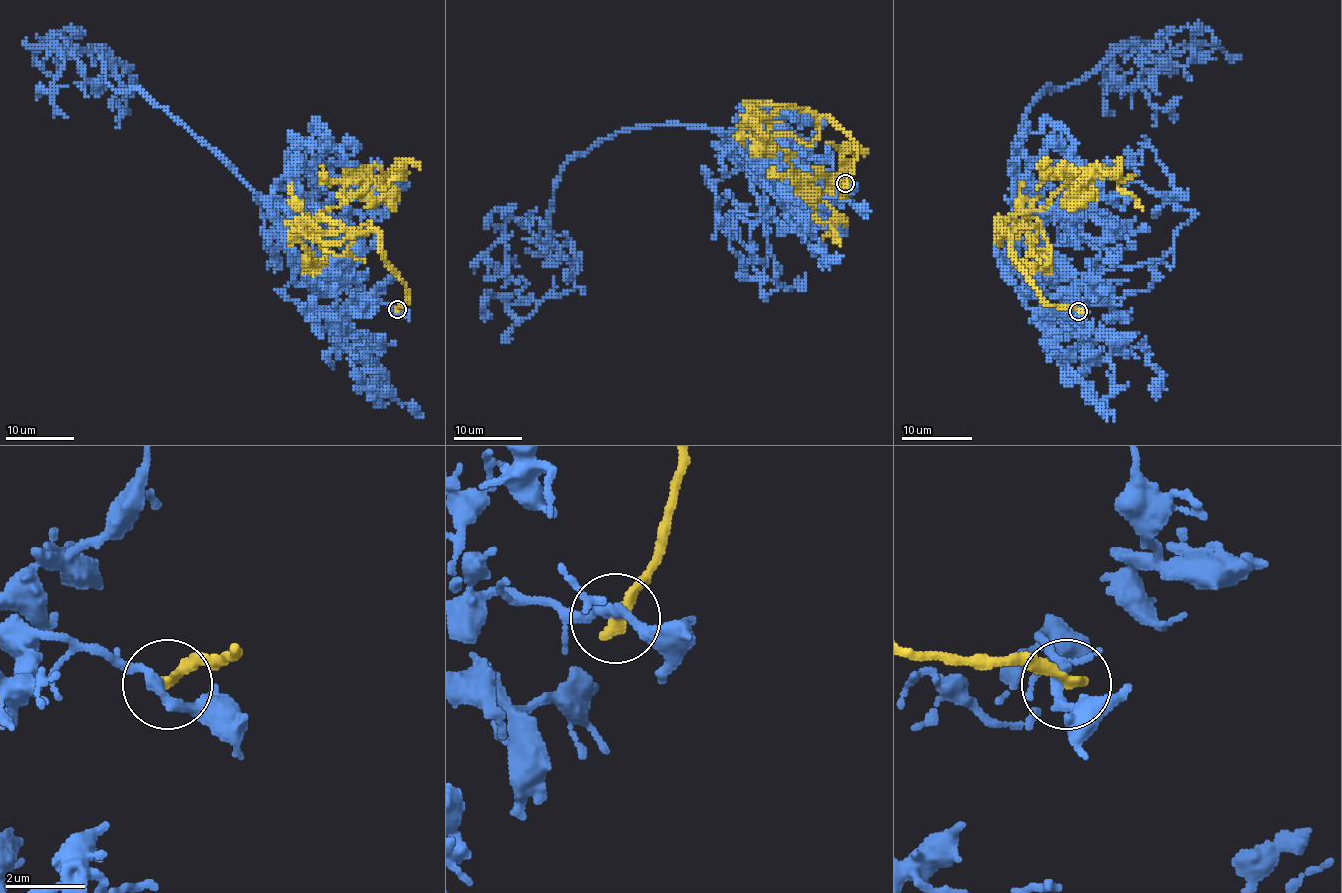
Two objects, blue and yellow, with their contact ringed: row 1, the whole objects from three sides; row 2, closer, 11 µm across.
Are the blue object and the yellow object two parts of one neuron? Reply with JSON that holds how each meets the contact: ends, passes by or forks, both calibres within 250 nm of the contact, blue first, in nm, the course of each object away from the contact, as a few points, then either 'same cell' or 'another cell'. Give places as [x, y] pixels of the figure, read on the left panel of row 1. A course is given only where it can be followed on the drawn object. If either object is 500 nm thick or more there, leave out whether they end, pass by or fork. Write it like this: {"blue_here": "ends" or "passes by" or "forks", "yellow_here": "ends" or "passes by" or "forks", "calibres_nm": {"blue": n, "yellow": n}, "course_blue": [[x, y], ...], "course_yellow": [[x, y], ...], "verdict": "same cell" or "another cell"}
{"blue_here": "passes by", "yellow_here": "ends", "calibres_nm": {"blue": 240, "yellow": 340}, "course_blue": [[396, 309], [298, 261], [229, 166], [115, 90], [100, 49], [120, 63], [44, 47]], "course_yellow": [[396, 309], [408, 294], [379, 234], [320, 211], [341, 206], [353, 178], [386, 187], [420, 166]], "verdict": "another cell"}

